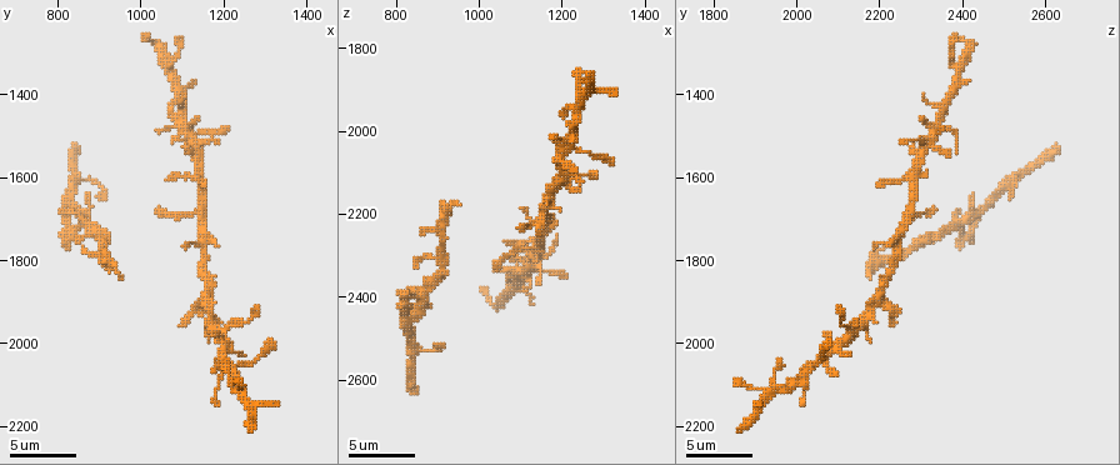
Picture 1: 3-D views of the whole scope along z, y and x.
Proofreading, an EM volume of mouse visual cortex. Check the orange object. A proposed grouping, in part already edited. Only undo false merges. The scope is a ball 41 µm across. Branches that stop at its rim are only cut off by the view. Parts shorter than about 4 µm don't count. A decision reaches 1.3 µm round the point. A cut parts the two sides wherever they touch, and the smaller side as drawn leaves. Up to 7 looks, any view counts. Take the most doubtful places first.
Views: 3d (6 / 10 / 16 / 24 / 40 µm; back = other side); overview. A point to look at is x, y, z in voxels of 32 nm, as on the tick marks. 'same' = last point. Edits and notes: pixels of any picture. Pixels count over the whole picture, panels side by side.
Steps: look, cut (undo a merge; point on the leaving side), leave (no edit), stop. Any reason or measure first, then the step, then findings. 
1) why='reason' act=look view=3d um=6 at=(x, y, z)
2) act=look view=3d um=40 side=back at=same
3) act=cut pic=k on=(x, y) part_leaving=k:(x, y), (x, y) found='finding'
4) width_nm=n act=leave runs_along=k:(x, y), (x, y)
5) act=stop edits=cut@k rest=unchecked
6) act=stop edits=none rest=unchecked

why='looks like a crossing' act=look view=3d um=10 at=(1125, 1495, 2335)

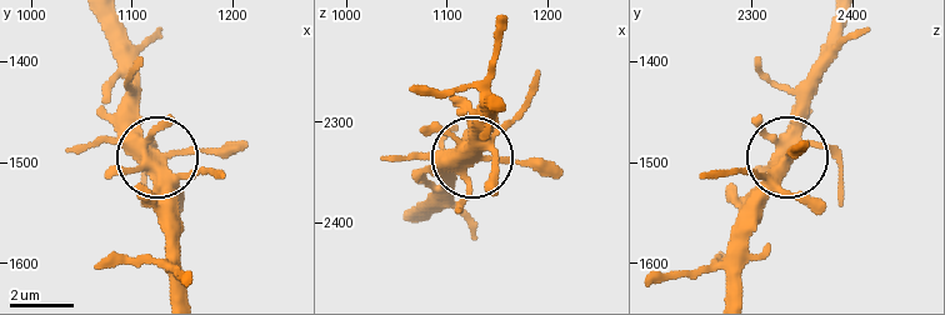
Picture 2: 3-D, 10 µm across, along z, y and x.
why='from behind' act=look view=3d um=10 side=back at=(1128, 1494, 2336)

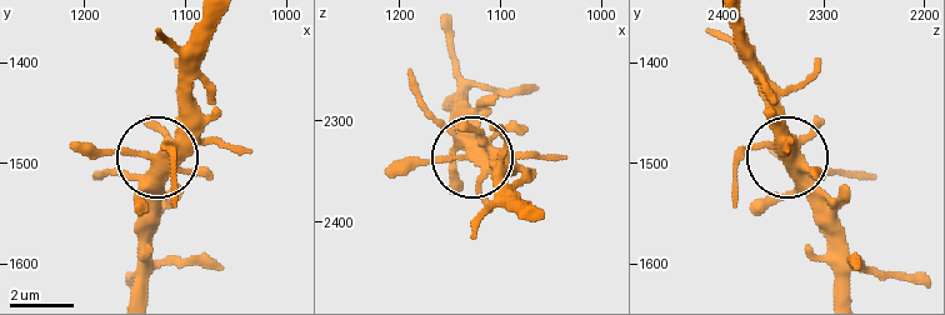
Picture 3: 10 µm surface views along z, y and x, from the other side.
width_nm=390 act=leave runs_along=3:(145, 294), (145, 181), (155, 160), (83, 151) found='one cell here'

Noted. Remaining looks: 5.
why='four or more arms meet' act=look view=3d um=10 at=(1160, 1910, 2195)

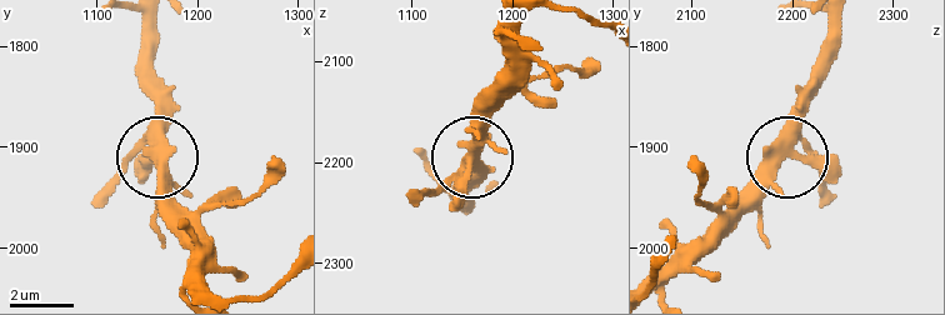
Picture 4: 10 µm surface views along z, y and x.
act=leave runs_along=4:(843, 20), (791, 149), (831, 195) found='one cell here'

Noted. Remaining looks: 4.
act=look view=3d um=10 at=(1150, 1705, 2260)

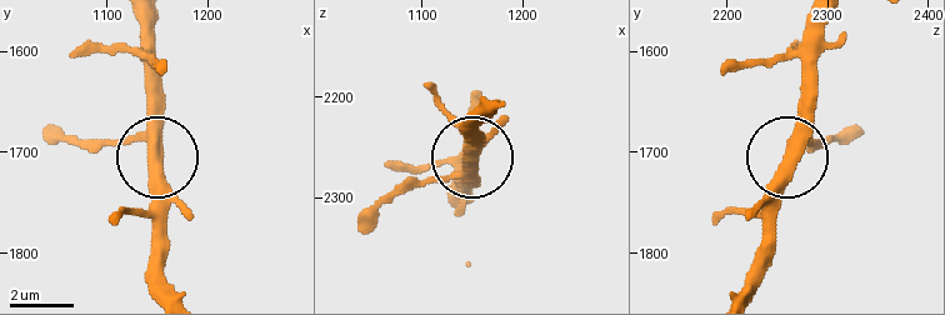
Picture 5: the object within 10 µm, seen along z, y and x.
act=look view=3d um=6 at=(1146, 1702, 2262)

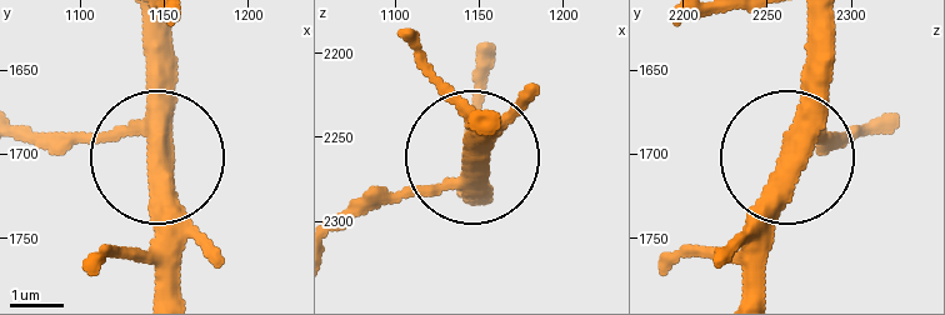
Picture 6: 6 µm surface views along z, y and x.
act=leave runs_along=6:(475, 164), (449, 186), (381, 195), (341, 231) found='one cell here'

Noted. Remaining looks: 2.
why='arms run side by side' act=look view=3d um=10 at=(920, 1800, 2215)

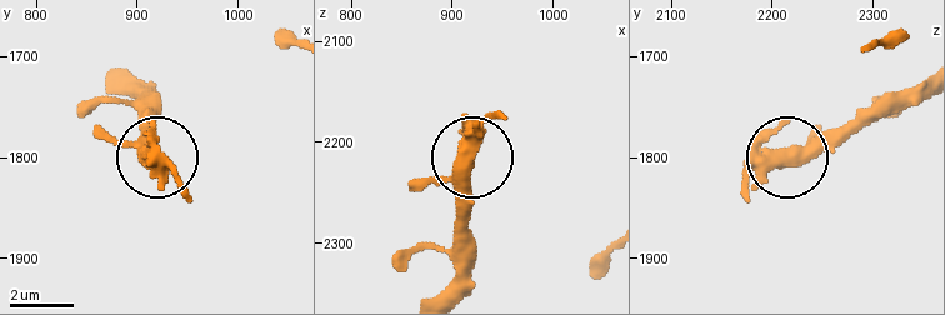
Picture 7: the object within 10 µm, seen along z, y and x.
act=leave found='all the same cell'

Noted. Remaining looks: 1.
act=stop edits=none rest=unchecked

